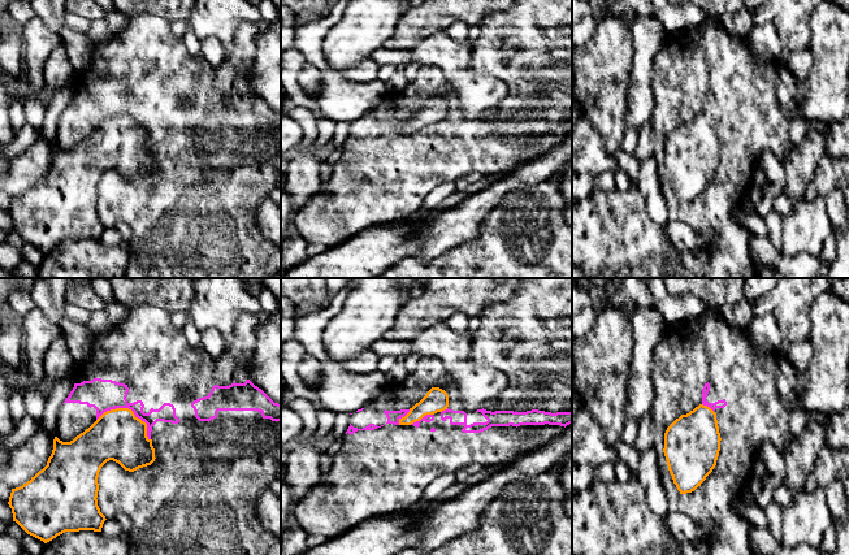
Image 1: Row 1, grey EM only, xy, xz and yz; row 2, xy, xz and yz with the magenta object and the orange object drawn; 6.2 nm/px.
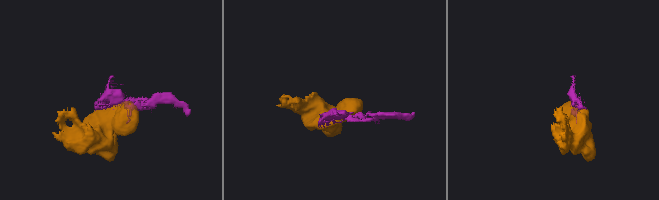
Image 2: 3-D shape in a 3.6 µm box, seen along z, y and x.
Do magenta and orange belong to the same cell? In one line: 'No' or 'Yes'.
No

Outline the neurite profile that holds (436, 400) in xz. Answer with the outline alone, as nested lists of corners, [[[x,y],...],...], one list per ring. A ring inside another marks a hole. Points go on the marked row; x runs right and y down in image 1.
[[[432,387],[426,395],[416,403],[410,412],[399,419],[399,425],[411,425],[420,421],[426,415],[442,412],[449,407],[449,395],[439,387]]]

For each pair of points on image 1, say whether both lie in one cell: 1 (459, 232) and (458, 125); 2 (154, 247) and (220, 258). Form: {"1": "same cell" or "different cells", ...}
{"1": "different cells", "2": "same cell"}

